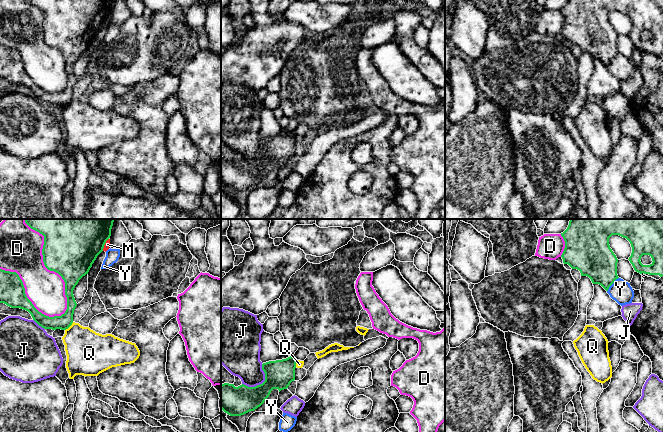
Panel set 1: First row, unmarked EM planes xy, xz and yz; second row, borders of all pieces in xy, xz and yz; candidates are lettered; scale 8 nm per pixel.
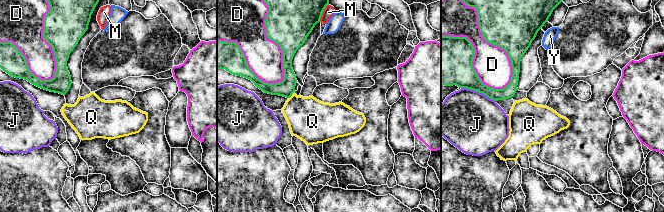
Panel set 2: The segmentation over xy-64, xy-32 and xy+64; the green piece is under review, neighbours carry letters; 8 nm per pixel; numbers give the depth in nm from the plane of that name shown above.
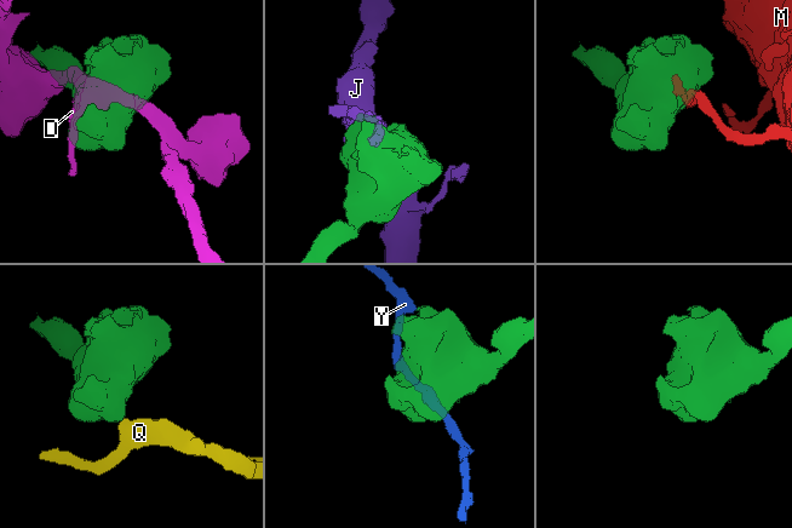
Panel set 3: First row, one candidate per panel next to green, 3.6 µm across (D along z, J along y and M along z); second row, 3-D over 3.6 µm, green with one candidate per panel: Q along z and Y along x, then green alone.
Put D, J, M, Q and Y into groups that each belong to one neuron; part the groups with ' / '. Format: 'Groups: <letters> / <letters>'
Groups: D / J / M / Q / Y

